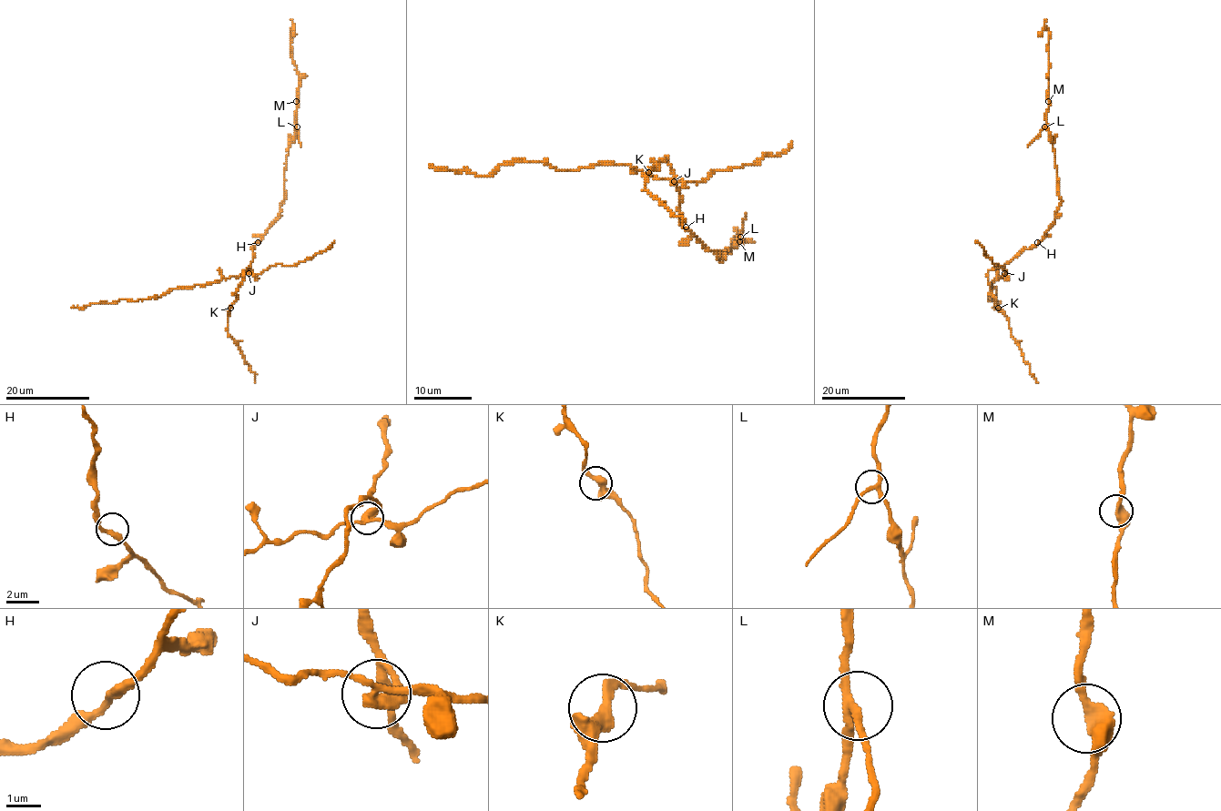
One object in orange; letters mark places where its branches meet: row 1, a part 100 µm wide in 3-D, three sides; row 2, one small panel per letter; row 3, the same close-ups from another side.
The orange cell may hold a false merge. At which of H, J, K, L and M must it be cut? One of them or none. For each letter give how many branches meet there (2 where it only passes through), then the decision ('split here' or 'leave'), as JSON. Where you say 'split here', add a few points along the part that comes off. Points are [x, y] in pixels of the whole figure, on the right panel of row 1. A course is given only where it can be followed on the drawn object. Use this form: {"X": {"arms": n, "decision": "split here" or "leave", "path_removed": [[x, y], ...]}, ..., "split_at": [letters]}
{"H": {"arms": 2, "decision": "leave"}, "J": {"arms": 3, "decision": "split here", "path_removed": [[1004, 272], [991, 285], [997, 291], [990, 299], [1000, 303], [992, 308]]}, "K": {"arms": 3, "decision": "leave"}, "L": {"arms": 3, "decision": "leave"}, "M": {"arms": 3, "decision": "leave"}, "split_at": ["J"]}

